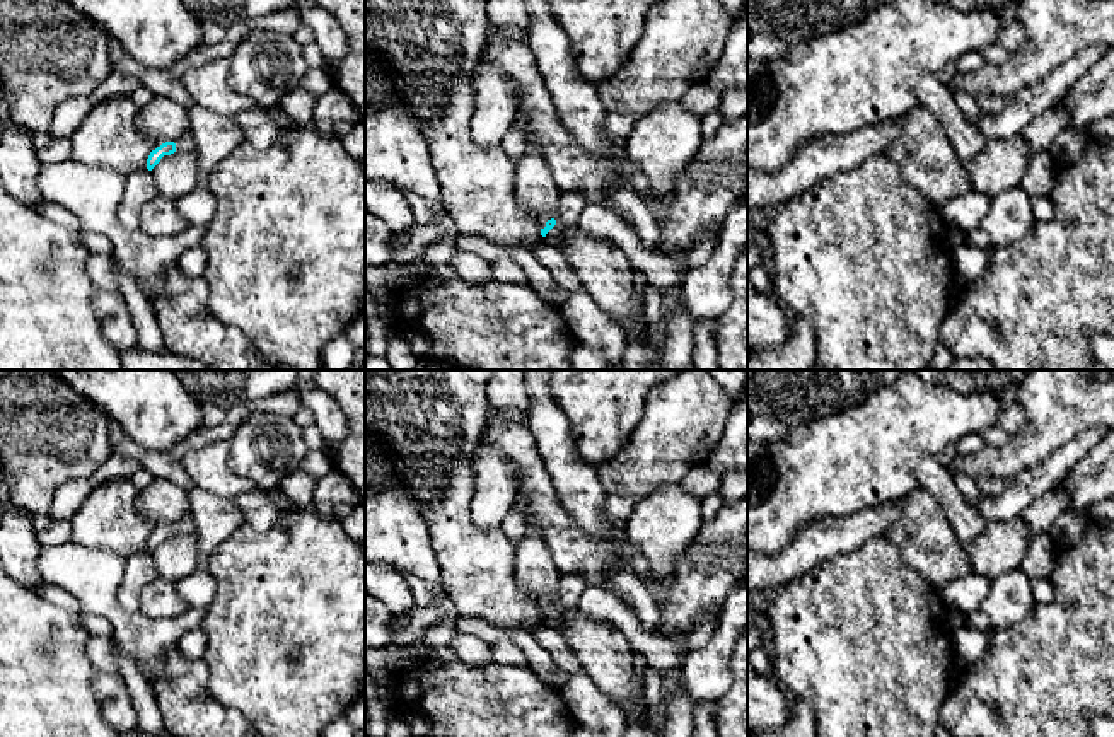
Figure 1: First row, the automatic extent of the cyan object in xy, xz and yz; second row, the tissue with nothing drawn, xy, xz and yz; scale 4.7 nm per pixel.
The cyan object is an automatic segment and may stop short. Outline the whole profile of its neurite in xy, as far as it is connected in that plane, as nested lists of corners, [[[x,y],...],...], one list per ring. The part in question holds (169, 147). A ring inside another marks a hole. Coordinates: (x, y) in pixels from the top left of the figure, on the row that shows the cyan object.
[[[193,133],[184,135],[176,143],[165,142],[160,147],[157,147],[155,150],[150,152],[150,155],[147,159],[147,169],[152,171],[160,162],[160,159],[164,155],[171,155],[174,152],[188,154],[188,152],[194,152],[194,150],[196,150],[196,143],[194,143]]]

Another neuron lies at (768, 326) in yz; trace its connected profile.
[[[747,280],[747,351],[778,350],[790,336],[790,317],[781,310],[776,299],[757,292]]]

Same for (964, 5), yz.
[[[925,0],[931,3],[947,3],[957,10],[978,10],[978,9],[1003,9],[1018,7],[1022,0]]]

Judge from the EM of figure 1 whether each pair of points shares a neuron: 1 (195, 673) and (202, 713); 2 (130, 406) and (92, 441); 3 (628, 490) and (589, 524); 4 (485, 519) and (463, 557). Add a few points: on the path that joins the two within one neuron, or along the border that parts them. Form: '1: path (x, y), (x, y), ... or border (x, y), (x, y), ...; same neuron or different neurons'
1: path (185, 683), (185, 700), (191, 707); same neuron
2: border (74, 389), (104, 415); different neurons
3: border (596, 471), (604, 493), (604, 516), (620, 524); different neurons
4: border (473, 488), (471, 521), (481, 529), (497, 529); different neurons

